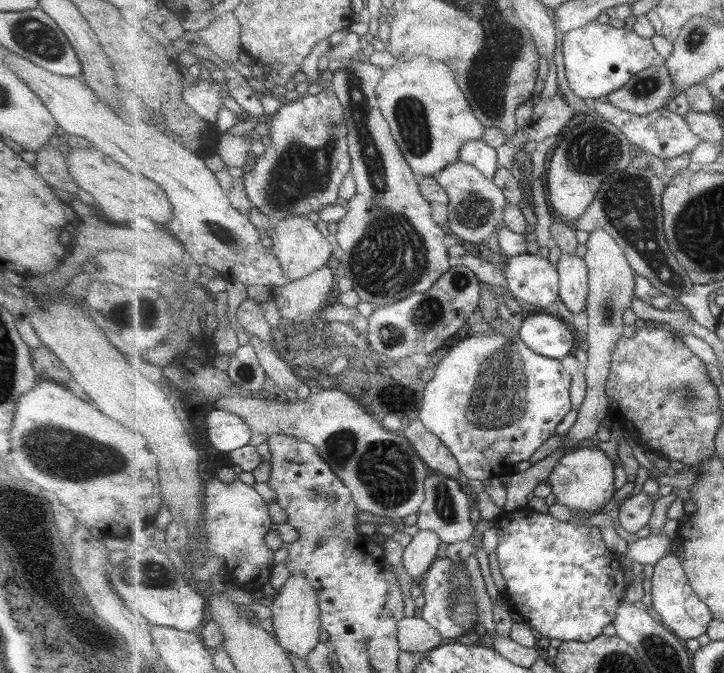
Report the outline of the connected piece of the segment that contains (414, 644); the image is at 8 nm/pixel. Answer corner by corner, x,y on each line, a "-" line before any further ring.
405,617
398,625
398,639
403,651
431,652
443,644
443,635
423,617

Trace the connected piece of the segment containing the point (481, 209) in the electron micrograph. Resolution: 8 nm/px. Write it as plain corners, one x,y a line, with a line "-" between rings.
459,160
456,164
451,164
432,176
449,195
447,224
458,241
466,240
480,244
505,226
507,197
503,189
495,184
494,179
486,177
479,168

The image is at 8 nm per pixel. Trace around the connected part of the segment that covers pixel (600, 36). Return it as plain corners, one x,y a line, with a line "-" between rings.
595,19
583,28
566,33
562,40
562,56
569,86
576,96
587,102
606,98
646,68
666,65
666,58
659,55
653,42
639,36
632,25
617,28

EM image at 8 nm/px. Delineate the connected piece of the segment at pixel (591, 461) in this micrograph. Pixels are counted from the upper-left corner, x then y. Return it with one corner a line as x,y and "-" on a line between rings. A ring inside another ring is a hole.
583,445
559,460
550,478
547,481
553,488
553,495
556,503
565,505
567,508
576,511
577,516
584,513
591,513
591,516
599,514
601,509
615,494
615,464
611,462
603,450
596,445

